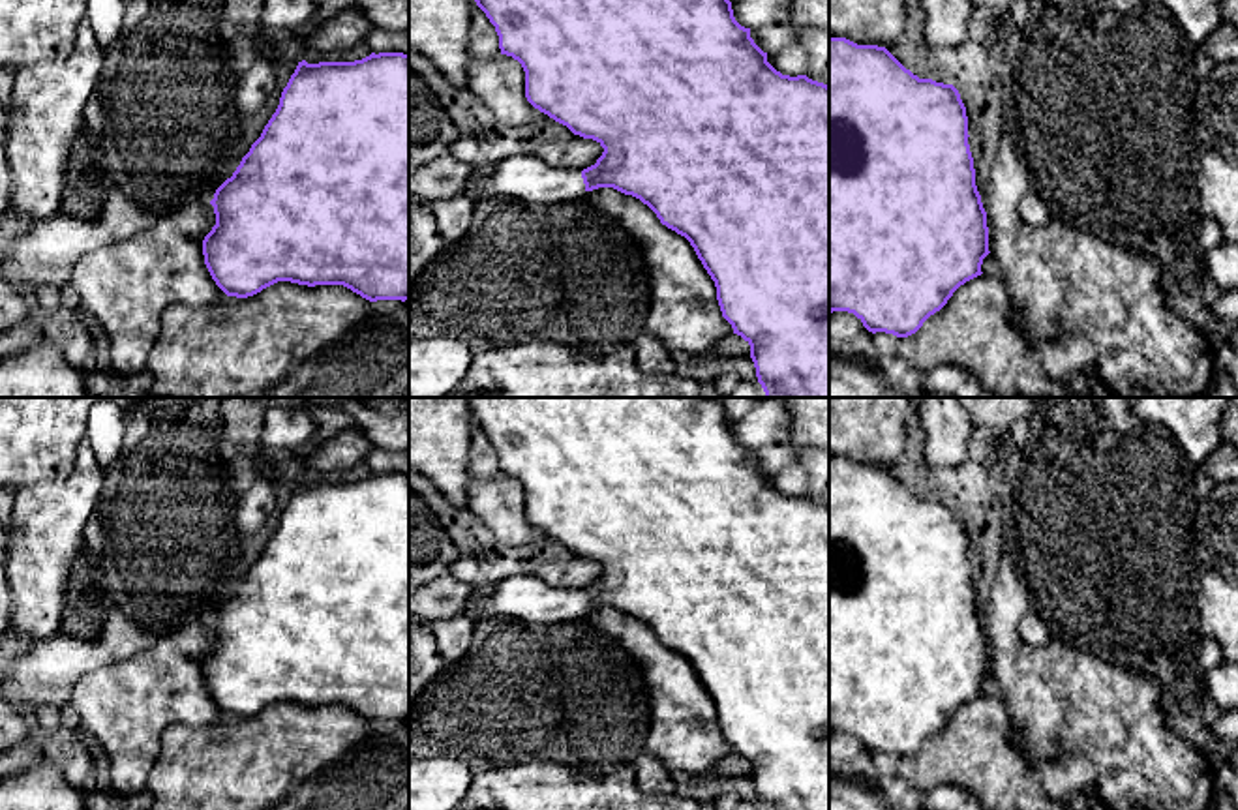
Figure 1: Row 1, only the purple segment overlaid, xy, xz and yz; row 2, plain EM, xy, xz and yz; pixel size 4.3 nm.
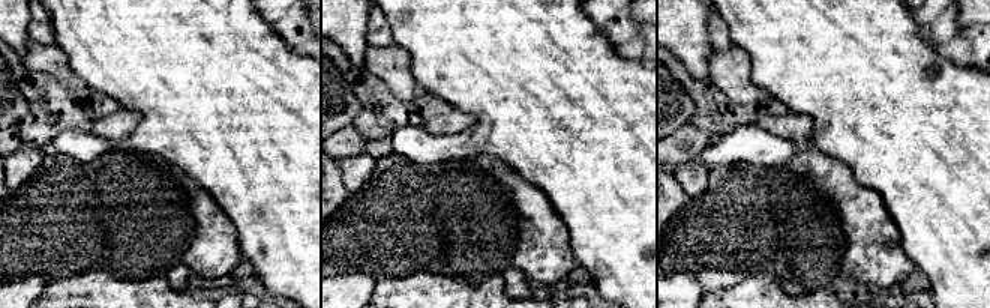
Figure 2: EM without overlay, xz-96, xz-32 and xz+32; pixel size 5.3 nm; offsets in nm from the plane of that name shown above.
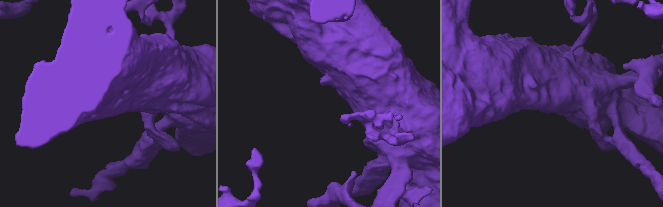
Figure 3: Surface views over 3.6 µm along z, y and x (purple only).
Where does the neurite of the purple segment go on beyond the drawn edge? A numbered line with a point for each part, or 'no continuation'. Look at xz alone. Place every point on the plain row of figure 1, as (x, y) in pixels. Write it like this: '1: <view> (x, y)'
1: xz (524, 597)

